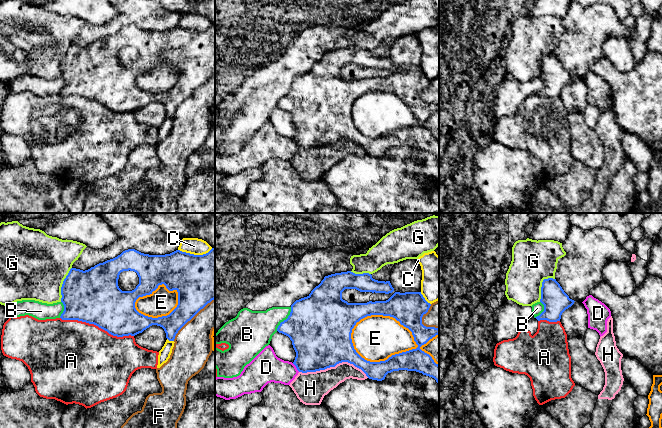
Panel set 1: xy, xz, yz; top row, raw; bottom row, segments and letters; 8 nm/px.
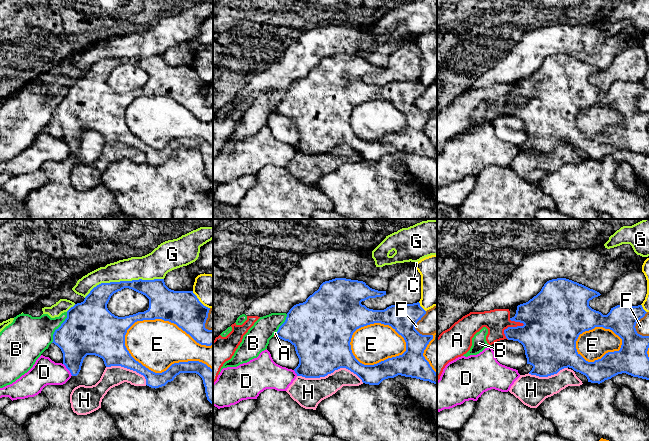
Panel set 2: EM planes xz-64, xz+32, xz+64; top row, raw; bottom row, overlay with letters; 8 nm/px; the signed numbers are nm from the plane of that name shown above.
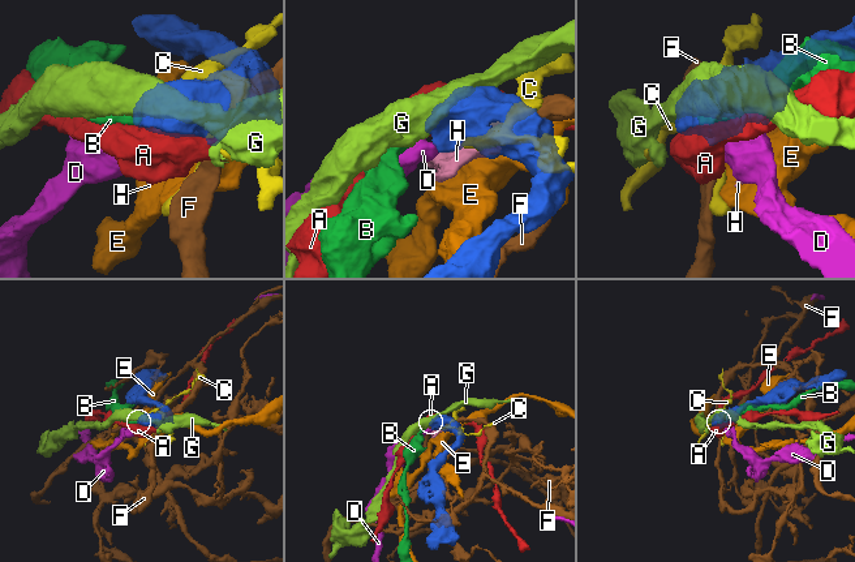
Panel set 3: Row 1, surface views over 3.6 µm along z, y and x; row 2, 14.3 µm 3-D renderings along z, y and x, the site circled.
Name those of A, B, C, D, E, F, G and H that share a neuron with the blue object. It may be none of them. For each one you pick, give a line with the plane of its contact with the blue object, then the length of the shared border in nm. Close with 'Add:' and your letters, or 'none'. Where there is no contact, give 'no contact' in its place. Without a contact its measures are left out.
Add: none

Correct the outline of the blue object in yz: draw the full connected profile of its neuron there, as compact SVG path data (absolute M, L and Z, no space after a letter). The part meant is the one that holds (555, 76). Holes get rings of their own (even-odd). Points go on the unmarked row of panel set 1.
M548 54L542 58L540 78L544 81L544 87L535 94L538 97L557 98L575 77L569 74L556 55Z

